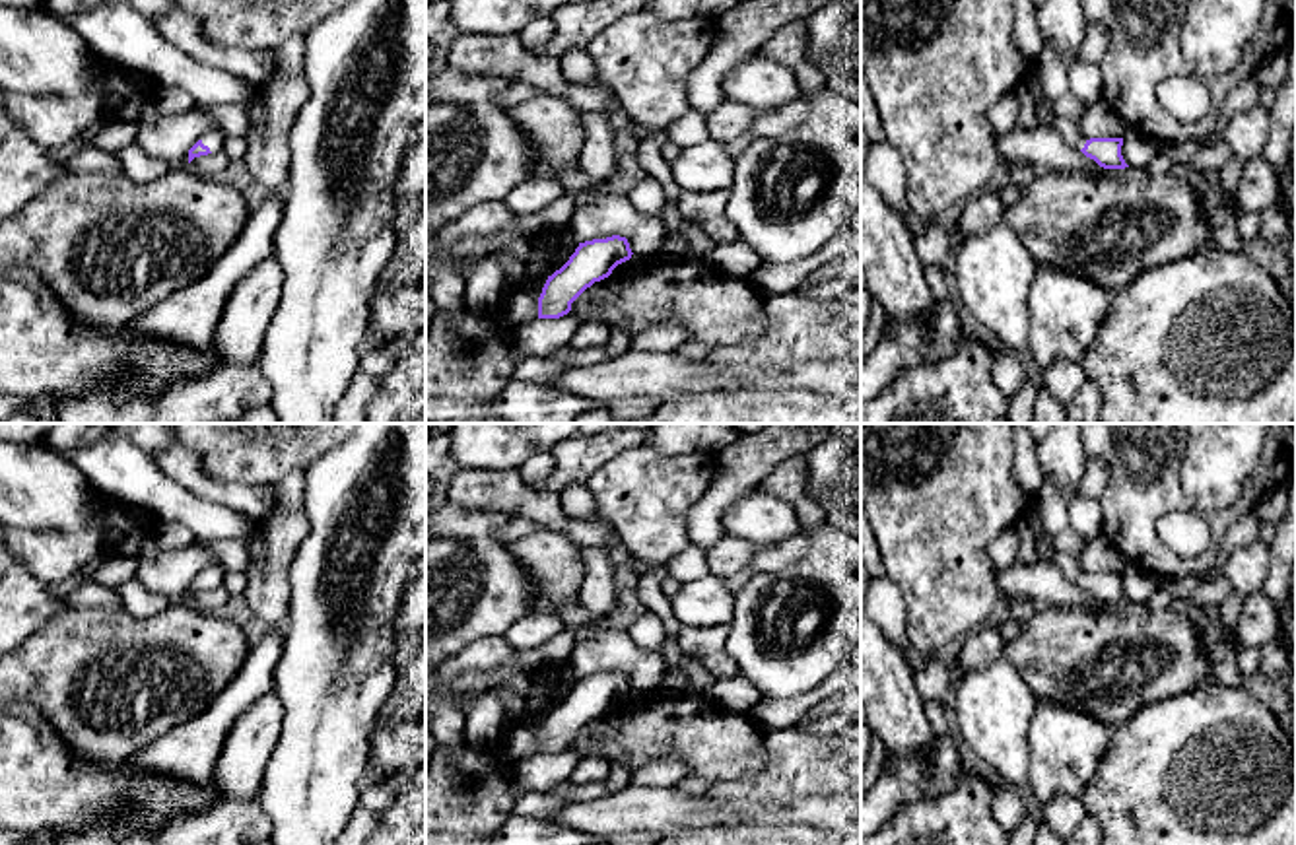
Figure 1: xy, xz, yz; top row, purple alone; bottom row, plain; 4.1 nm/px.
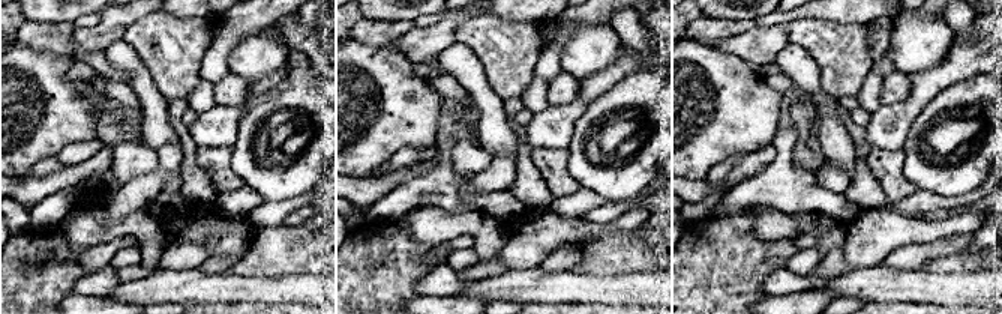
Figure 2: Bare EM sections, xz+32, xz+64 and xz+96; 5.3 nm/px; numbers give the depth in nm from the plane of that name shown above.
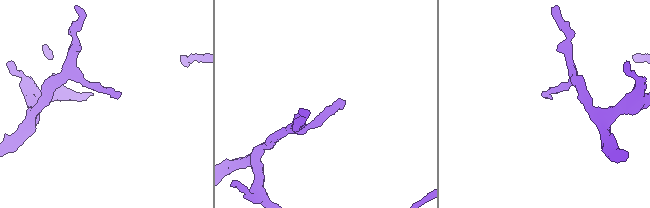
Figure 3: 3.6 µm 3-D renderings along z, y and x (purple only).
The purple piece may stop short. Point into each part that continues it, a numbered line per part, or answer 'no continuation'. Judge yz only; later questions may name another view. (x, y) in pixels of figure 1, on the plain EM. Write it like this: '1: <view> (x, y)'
1: yz (1063, 560)

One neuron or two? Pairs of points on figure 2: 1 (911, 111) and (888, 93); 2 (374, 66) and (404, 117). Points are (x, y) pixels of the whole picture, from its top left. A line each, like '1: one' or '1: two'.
1: two
2: one

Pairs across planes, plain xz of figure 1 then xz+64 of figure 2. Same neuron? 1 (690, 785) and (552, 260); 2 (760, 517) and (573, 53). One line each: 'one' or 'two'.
1: one
2: one

